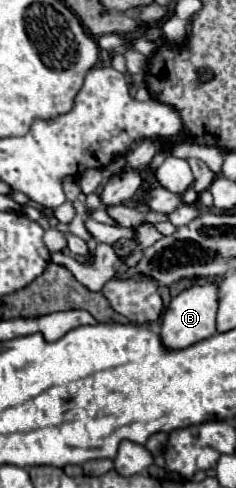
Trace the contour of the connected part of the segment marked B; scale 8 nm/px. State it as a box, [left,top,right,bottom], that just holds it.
[160,282,218,350]

